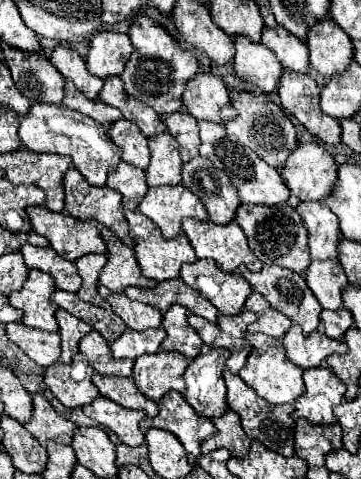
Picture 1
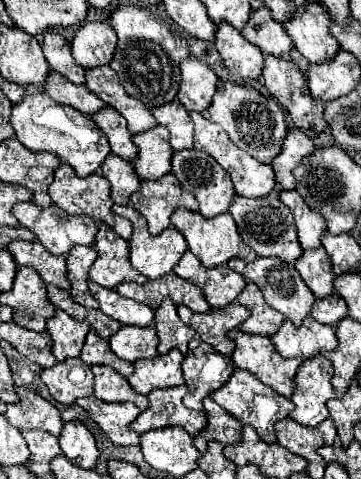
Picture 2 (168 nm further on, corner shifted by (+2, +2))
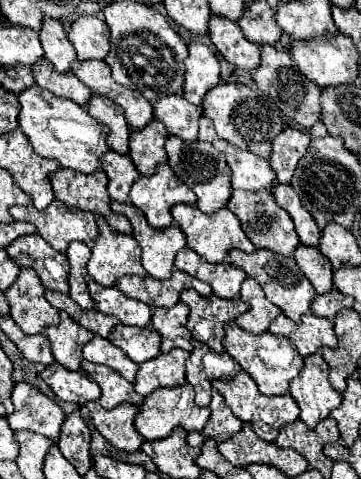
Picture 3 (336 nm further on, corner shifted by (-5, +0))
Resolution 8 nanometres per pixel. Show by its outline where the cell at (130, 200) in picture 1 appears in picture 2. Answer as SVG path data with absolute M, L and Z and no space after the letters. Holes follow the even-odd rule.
M109 155L103 165L101 165L101 173L103 177L109 179L111 183L111 199L121 205L121 203L129 203L129 195L135 193L141 185L133 163L117 157L117 155Z

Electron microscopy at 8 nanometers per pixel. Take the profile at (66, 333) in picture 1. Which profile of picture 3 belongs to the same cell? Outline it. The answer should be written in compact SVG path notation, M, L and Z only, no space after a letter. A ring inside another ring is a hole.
M60 311L60 323L54 327L46 327L46 335L50 339L54 359L70 371L80 369L84 359L82 347L94 337L94 333L86 331L74 319Z

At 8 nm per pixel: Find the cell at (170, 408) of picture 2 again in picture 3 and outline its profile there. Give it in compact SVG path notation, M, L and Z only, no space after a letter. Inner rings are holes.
M180 385L172 389L158 389L152 395L146 397L146 401L140 405L140 413L136 415L136 431L148 439L162 439L168 433L172 433L174 427L184 427L186 431L202 431L210 419L210 409L208 407L198 407L194 403L194 391L192 385Z

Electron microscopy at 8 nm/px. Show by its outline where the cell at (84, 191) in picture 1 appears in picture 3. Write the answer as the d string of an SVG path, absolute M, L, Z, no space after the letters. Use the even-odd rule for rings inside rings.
M60 167L50 175L50 181L56 199L62 201L64 205L78 211L92 211L94 215L104 217L110 223L110 227L118 233L126 233L126 235L132 233L130 221L124 215L114 213L110 209L108 179L102 169L90 175L82 175L82 173L74 173L72 169Z

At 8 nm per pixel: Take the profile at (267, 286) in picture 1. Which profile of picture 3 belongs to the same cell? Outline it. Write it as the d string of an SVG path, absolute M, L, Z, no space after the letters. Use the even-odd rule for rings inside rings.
M232 249L228 255L230 255L232 265L244 269L248 277L254 277L260 283L266 297L274 305L278 305L288 319L292 319L294 323L300 323L302 315L310 311L310 303L316 297L316 289L312 287L312 283L306 279L306 275L300 271L300 267L296 265L296 261L292 257L284 257L284 255L278 255L268 249L258 249L252 255L248 255L240 249Z

